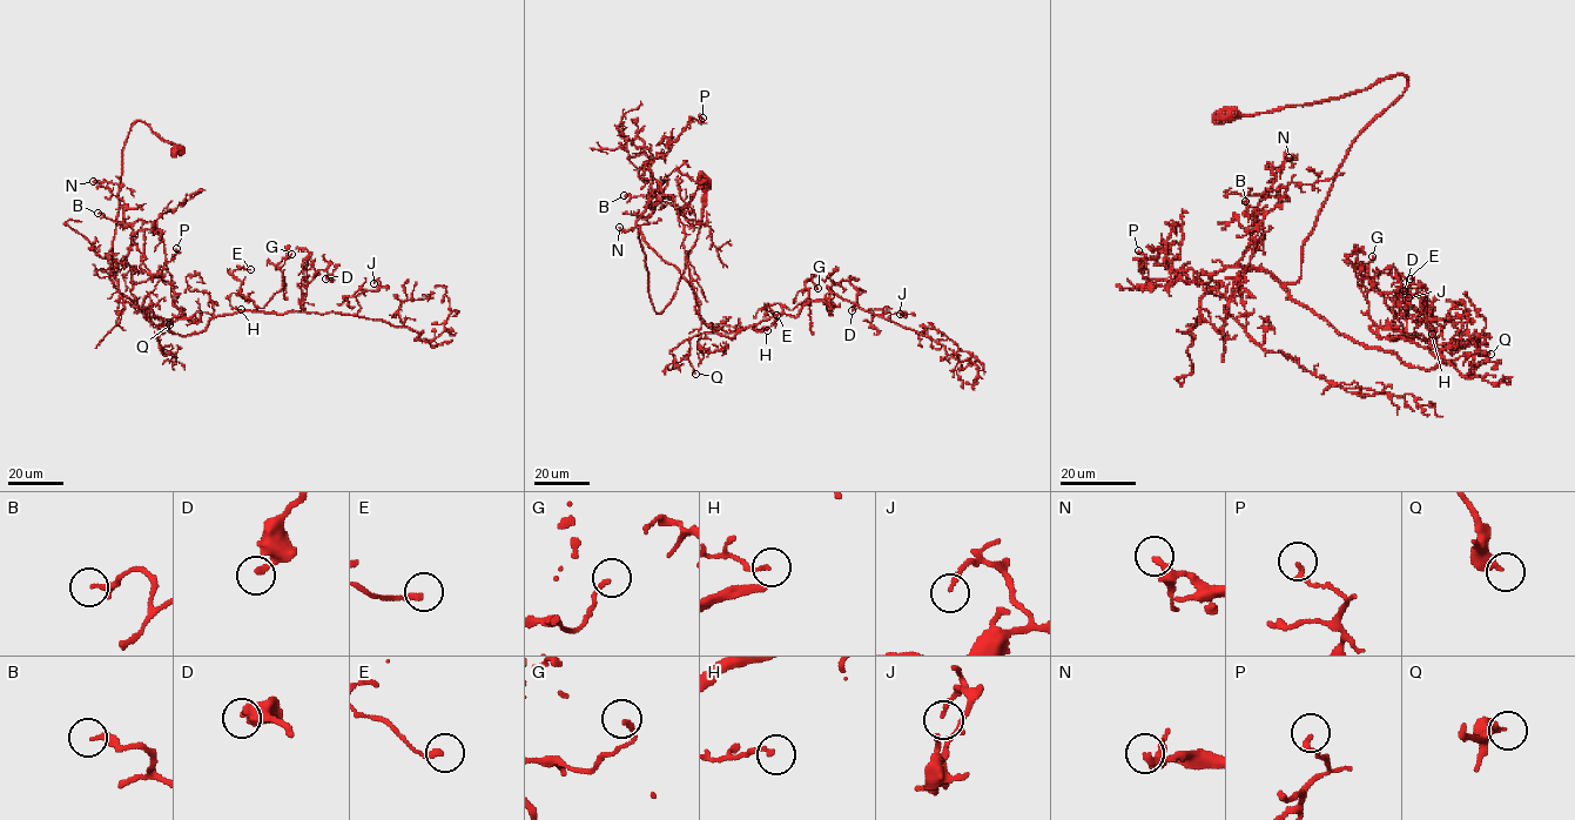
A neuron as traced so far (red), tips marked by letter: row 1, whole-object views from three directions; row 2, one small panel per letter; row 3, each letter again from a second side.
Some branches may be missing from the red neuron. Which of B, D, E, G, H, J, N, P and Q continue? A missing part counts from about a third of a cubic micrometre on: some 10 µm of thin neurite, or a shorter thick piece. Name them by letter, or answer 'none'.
D

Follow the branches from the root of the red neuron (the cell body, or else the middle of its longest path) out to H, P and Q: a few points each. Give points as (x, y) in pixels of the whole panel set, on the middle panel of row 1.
H: (704, 182), (697, 240), (654, 310), (635, 223), (708, 326), (732, 338), (778, 302), (755, 329), (767, 330)
P: (704, 182), (697, 240), (673, 298), (657, 313), (635, 220), (647, 203), (651, 162), (702, 118)
Q: (704, 182), (697, 240), (660, 313), (635, 223), (698, 316), (731, 338), (739, 329), (690, 338), (695, 374)

